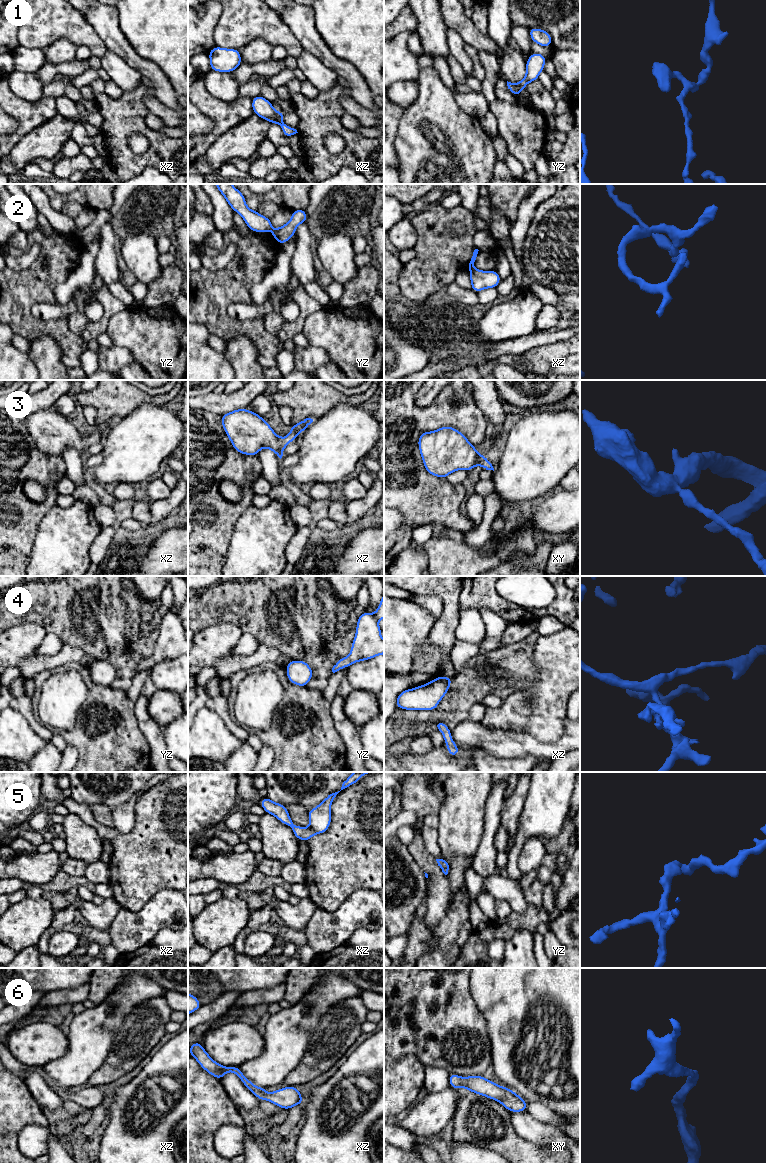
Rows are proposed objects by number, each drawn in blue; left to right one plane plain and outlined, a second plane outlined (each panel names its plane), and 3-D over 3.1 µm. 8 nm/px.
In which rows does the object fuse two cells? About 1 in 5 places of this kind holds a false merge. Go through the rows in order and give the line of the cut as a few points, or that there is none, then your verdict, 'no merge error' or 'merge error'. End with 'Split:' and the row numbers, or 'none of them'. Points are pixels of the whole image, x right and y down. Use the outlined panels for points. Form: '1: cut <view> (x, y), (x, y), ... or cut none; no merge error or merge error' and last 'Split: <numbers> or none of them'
1: cut none; no merge error
2: cut xz (474, 268), (470, 271); merge error
3: cut none; no merge error
4: cut none; no merge error
5: cut none; no merge error
6: cut none; no merge error
Split: 2

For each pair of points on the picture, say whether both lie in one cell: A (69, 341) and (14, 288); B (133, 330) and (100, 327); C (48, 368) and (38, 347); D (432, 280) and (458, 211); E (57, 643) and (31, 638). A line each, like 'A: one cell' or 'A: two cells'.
A: one cell
B: two cells
C: one cell
D: one cell
E: two cells

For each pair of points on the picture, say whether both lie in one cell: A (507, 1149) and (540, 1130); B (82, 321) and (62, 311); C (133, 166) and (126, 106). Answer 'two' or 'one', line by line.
A: two
B: two
C: one

